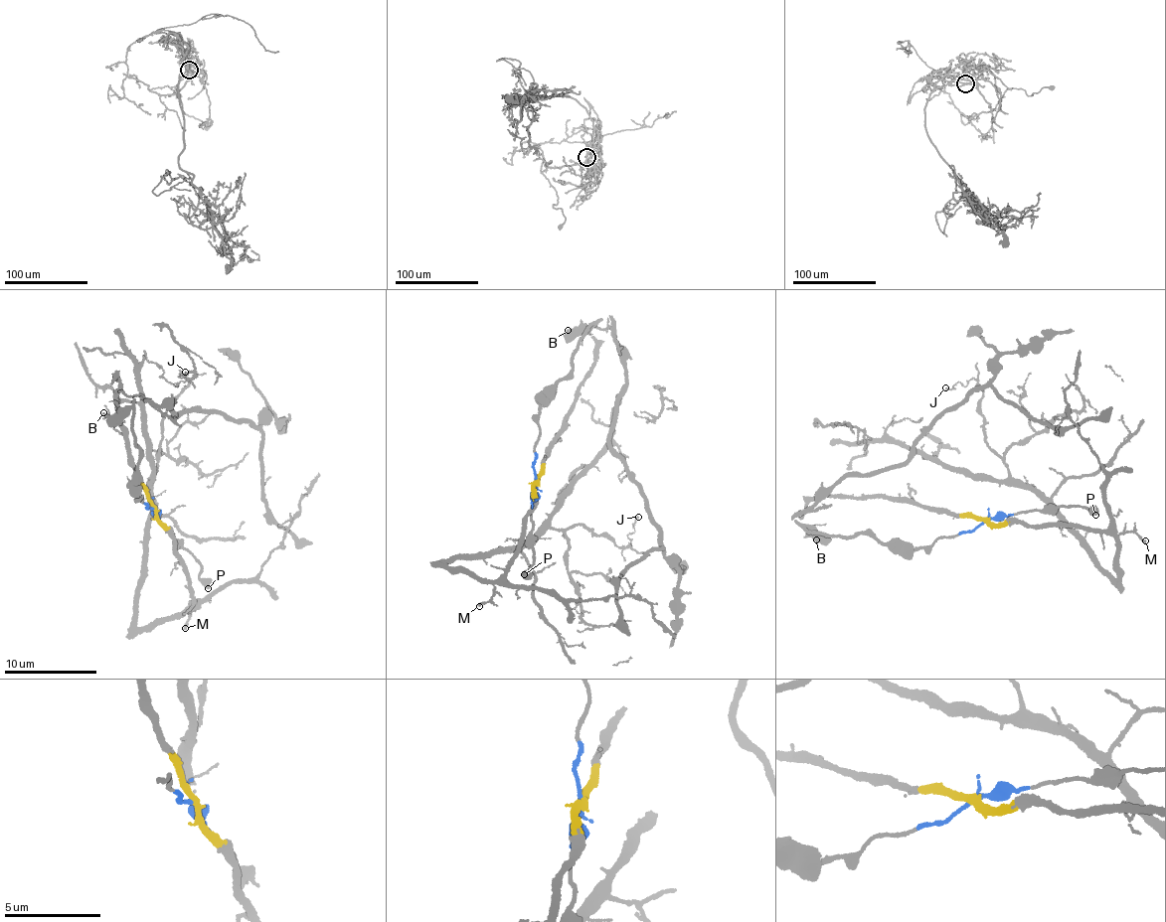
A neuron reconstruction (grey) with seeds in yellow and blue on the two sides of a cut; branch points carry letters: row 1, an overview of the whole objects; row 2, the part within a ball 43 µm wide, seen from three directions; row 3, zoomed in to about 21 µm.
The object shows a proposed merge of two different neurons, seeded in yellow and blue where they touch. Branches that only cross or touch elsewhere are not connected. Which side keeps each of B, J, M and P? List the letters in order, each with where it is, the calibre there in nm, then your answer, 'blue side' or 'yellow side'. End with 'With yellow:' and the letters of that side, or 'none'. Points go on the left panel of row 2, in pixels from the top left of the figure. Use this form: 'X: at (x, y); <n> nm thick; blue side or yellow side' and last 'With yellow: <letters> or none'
B: at (103, 412); 300 nm thick; blue side
J: at (185, 372); 110 nm thick; yellow side
M: at (185, 628); 190 nm thick; yellow side
P: at (208, 588); 550 nm thick; blue side
With yellow: J, M

